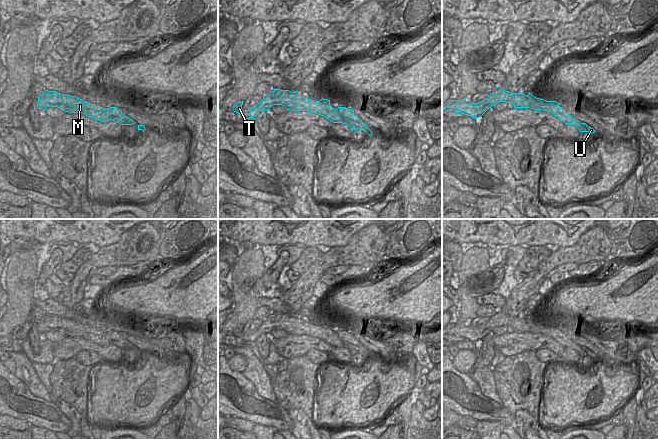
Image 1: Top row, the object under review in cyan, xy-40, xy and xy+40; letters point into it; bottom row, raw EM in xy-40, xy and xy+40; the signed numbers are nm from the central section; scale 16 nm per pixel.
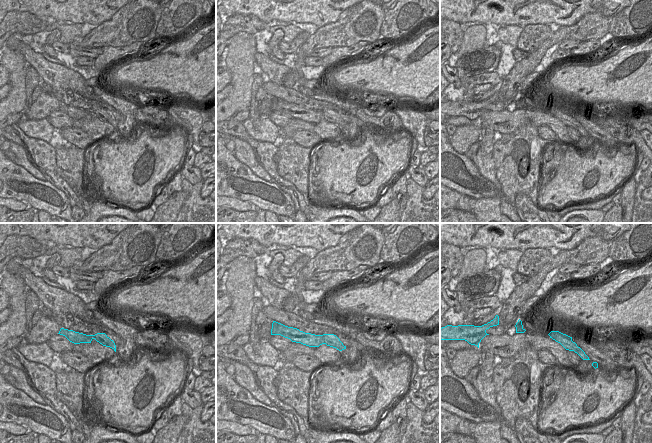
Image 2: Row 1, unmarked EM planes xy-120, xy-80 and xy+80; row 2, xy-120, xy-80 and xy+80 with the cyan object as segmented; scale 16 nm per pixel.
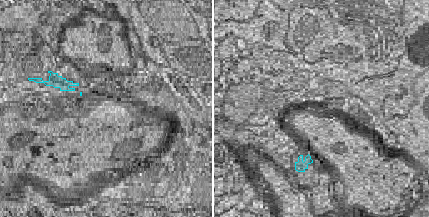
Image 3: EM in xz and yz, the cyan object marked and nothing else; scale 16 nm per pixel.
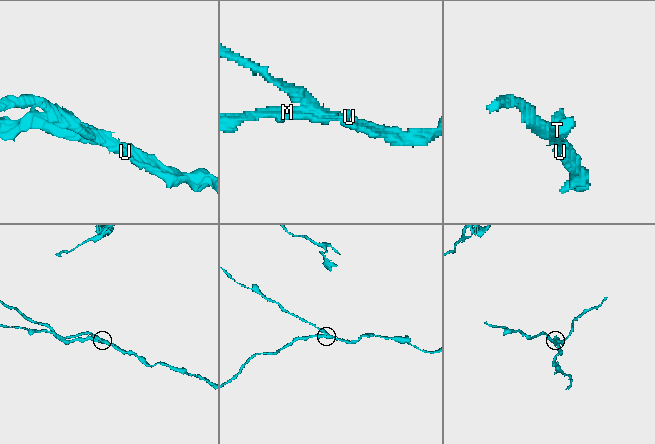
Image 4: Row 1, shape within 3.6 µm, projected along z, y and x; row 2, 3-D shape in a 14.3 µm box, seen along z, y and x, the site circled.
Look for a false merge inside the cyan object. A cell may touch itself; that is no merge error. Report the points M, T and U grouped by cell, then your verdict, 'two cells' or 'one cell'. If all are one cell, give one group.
M T / U; two cells

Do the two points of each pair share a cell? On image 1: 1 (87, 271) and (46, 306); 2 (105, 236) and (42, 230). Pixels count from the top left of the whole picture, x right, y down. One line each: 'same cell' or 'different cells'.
1: different cells
2: same cell

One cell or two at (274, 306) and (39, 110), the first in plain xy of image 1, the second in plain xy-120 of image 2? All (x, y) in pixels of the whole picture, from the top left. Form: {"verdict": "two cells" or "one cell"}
{"verdict": "two cells"}

